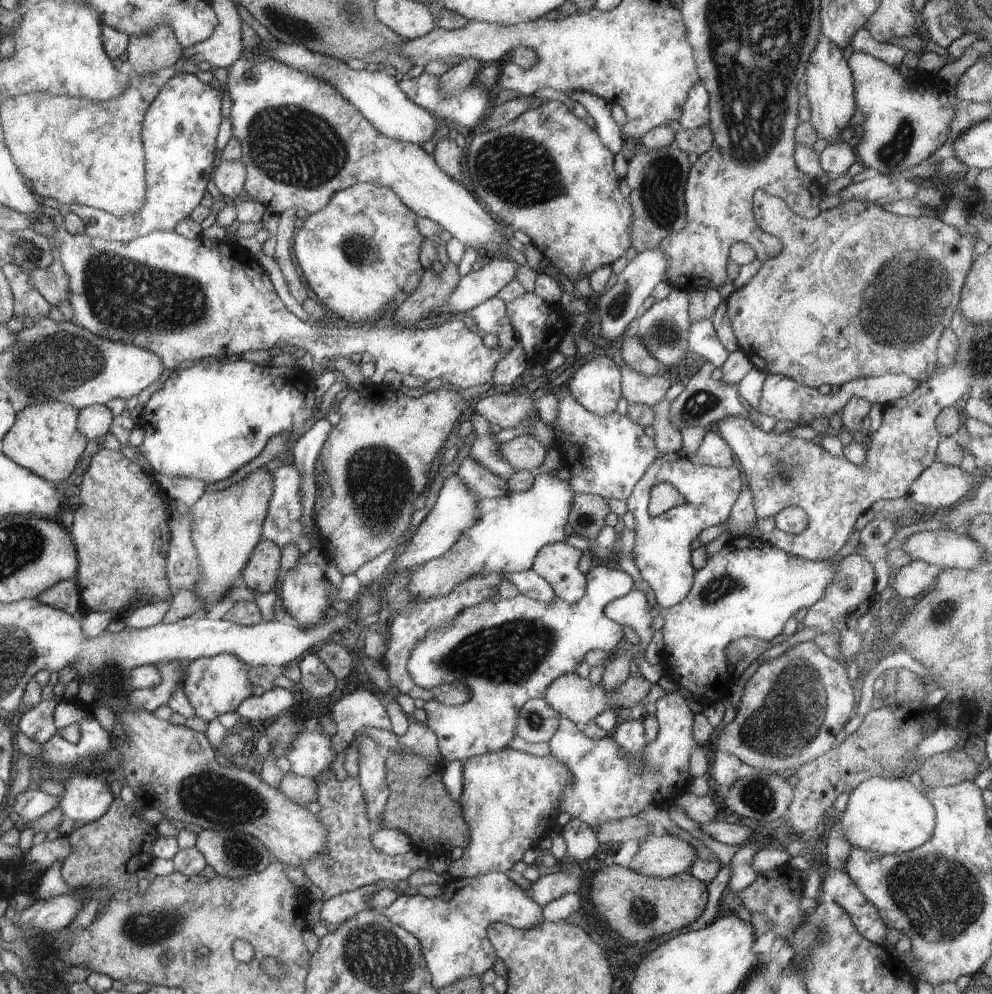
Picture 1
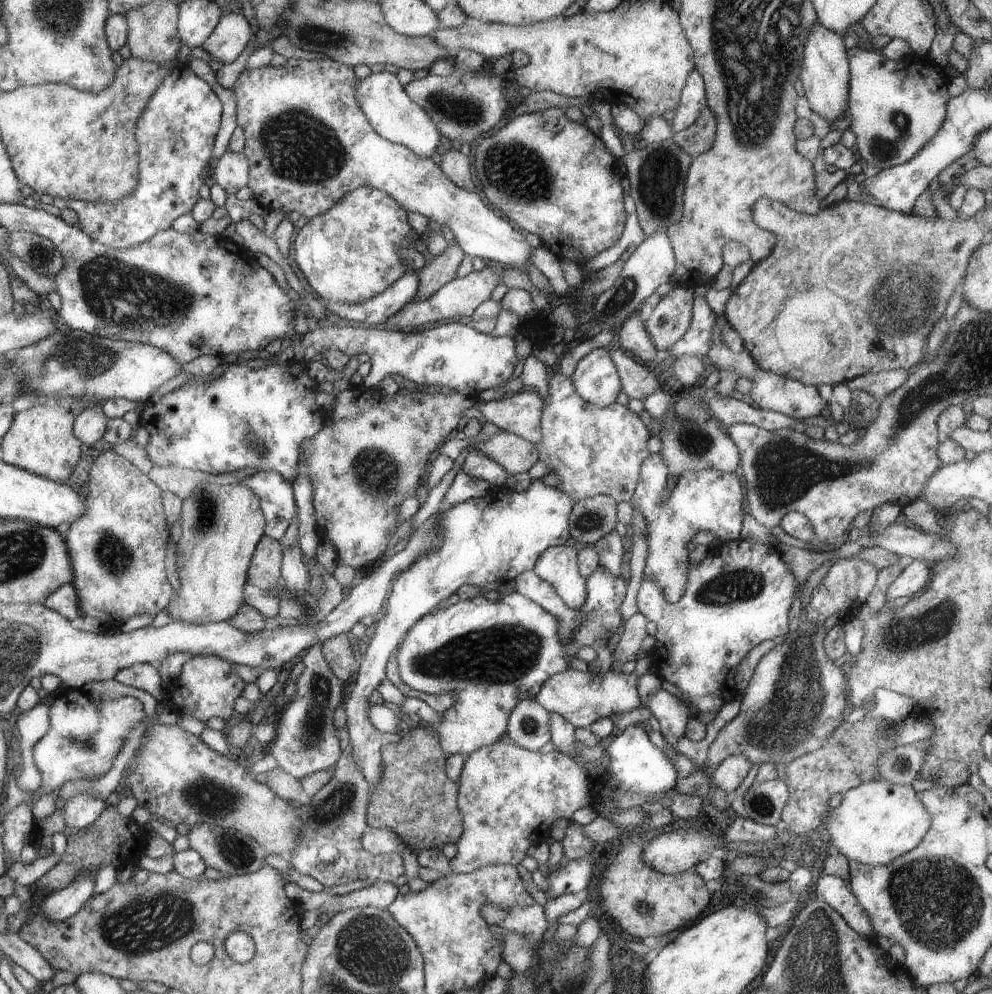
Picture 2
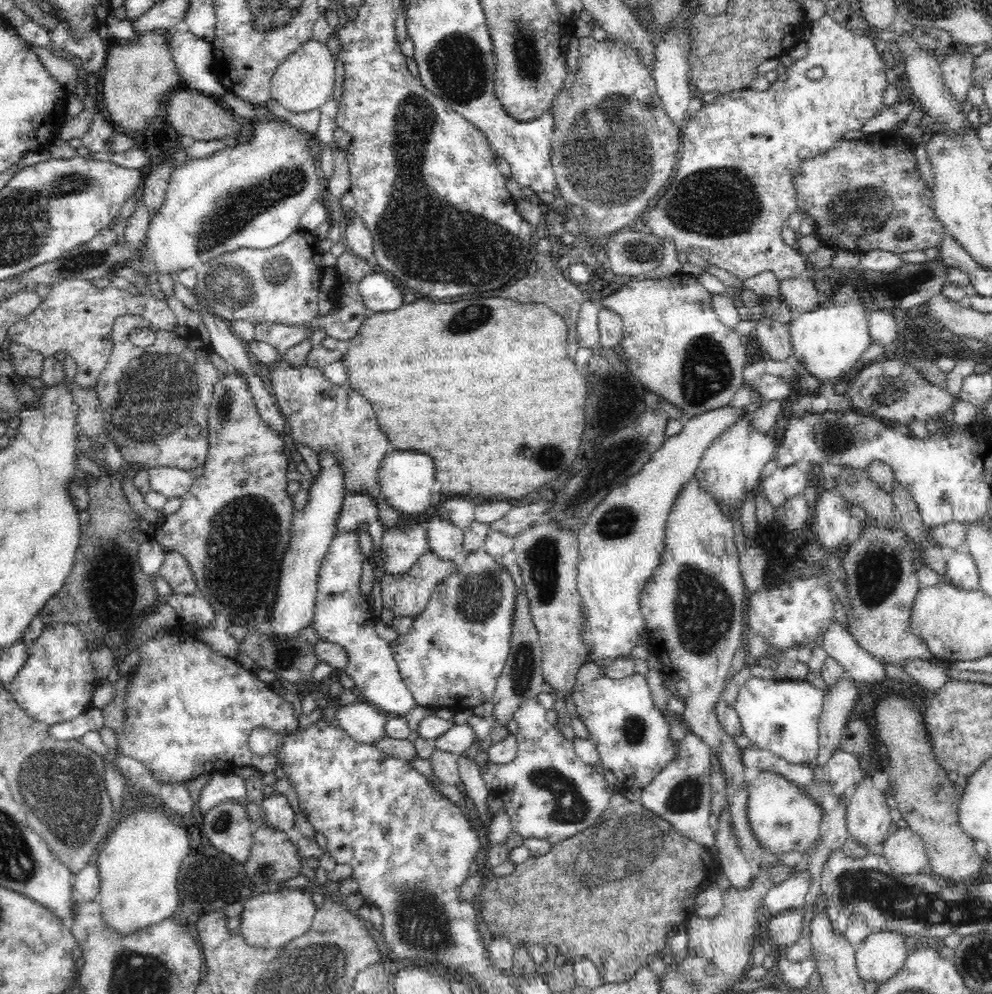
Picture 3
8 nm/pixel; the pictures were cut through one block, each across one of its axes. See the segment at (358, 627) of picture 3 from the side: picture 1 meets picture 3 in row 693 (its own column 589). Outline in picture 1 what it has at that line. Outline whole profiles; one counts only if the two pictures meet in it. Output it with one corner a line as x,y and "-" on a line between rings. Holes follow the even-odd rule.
605,355
580,364
566,384
578,404
596,416
612,414
624,396
621,368

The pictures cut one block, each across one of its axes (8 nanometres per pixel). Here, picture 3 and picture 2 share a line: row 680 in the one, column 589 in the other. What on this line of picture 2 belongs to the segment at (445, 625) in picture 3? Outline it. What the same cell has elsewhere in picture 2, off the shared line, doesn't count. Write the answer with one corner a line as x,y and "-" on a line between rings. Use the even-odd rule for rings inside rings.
557,366
549,374
549,401
544,404
543,435
536,448
539,460
552,468
551,482
574,502
596,495
630,502
640,482
642,463
651,455
646,447
650,428
627,406
614,403
598,408
590,404
578,394
572,377
563,375

